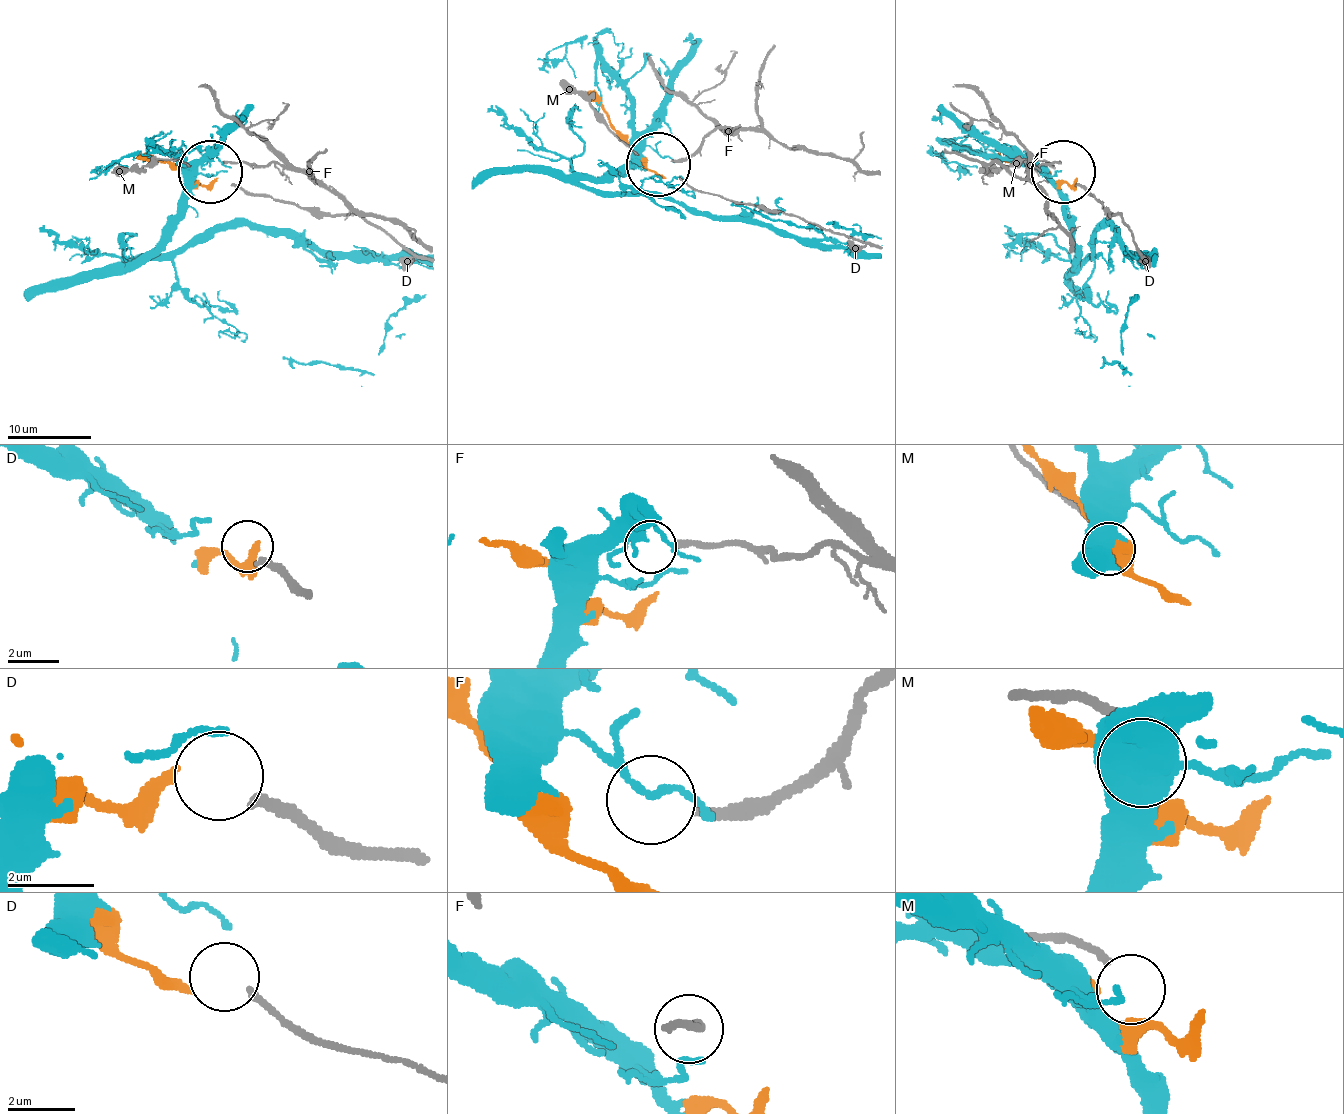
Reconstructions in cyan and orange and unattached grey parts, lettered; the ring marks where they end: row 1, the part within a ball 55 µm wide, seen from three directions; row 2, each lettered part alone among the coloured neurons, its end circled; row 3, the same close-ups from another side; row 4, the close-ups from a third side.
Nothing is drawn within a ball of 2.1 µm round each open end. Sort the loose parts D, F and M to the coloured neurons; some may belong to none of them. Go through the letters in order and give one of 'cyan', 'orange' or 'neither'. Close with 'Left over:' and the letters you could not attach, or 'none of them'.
D: orange
F: neither
M: neither
Left over: F, M

